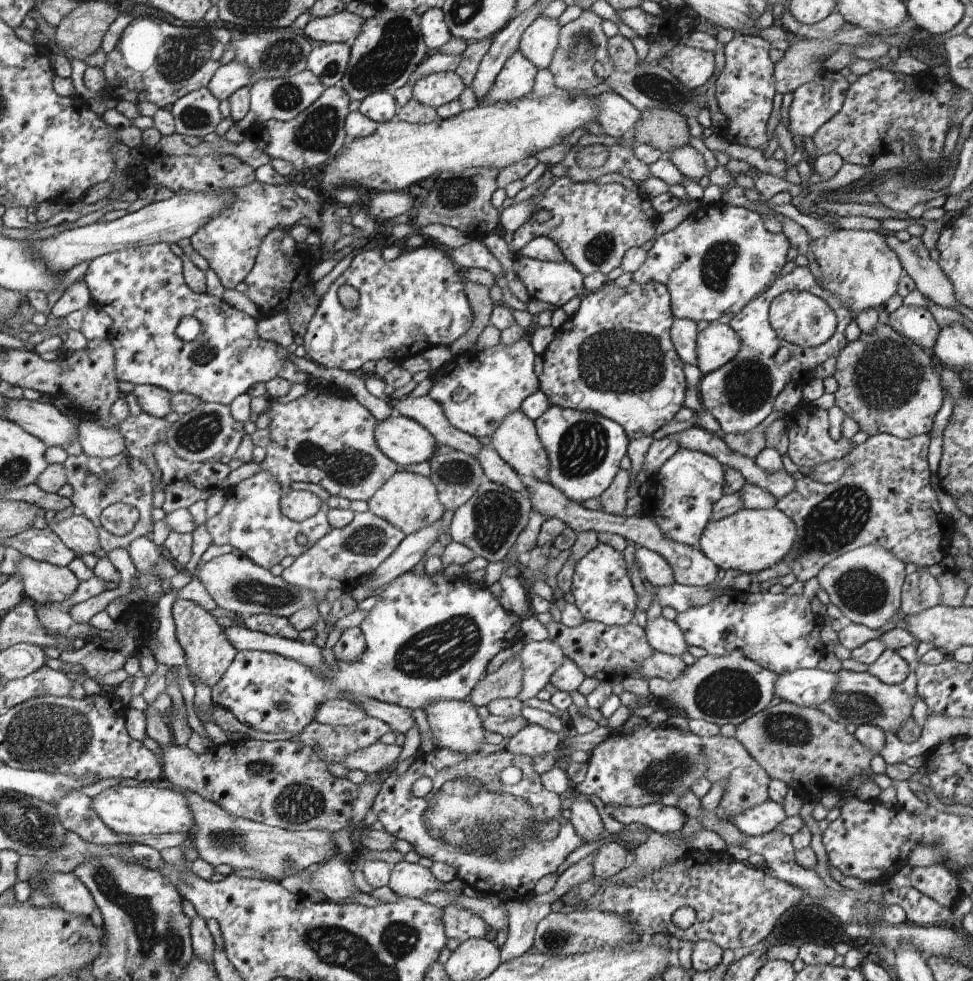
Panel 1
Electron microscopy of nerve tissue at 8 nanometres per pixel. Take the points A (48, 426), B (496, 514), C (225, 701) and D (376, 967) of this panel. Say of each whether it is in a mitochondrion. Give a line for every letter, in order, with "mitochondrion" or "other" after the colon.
A: other
B: mitochondrion
C: other
D: mitochondrion

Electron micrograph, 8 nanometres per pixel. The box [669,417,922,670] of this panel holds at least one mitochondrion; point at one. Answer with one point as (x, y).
(835, 521)

